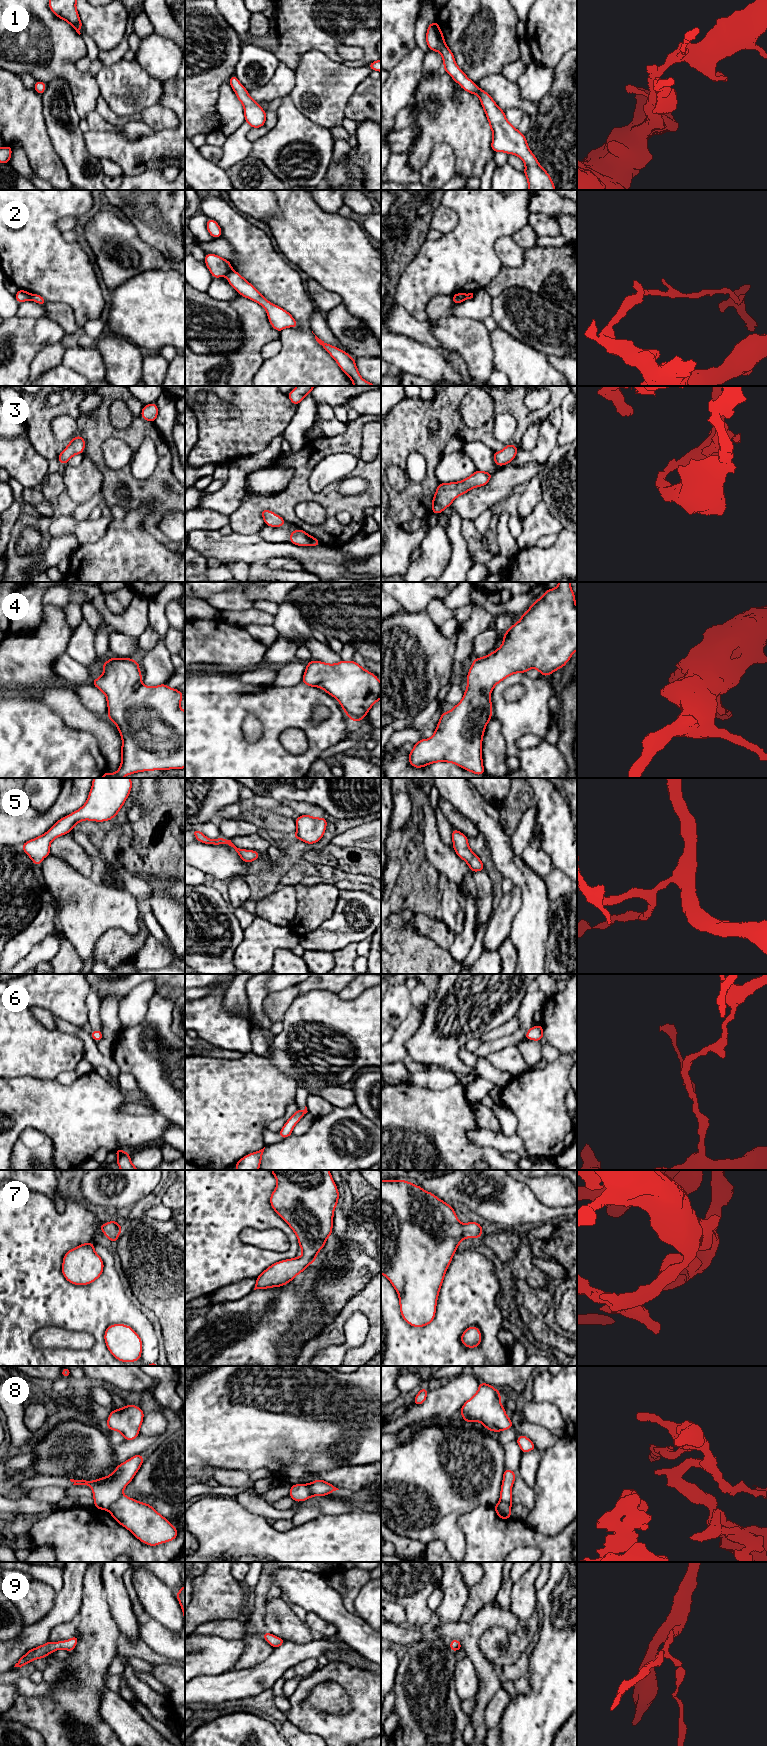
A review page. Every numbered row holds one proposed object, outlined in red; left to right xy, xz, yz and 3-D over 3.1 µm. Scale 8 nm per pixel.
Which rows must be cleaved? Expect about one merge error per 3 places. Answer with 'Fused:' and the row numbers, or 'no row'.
Fused: 2, 8

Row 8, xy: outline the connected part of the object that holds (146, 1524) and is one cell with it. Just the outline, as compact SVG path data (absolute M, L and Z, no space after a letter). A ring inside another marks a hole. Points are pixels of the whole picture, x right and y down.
M122 1495L108 1510L111 1516L146 1545L174 1540L177 1529L151 1505Z

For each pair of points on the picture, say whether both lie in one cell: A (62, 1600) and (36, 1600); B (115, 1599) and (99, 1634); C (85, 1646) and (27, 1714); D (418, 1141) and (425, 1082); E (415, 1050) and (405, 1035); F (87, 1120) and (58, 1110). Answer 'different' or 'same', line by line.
A: different
B: different
C: same
D: different
E: different
F: same

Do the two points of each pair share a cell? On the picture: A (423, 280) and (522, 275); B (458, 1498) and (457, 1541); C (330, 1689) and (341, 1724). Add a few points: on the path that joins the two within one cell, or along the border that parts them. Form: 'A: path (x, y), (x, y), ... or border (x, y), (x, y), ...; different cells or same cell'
A: border (502, 266), (499, 273), (484, 288); different cells
B: path (451, 1509), (451, 1530); same cell
C: border (351, 1700), (351, 1708), (343, 1714), (315, 1710); different cells

